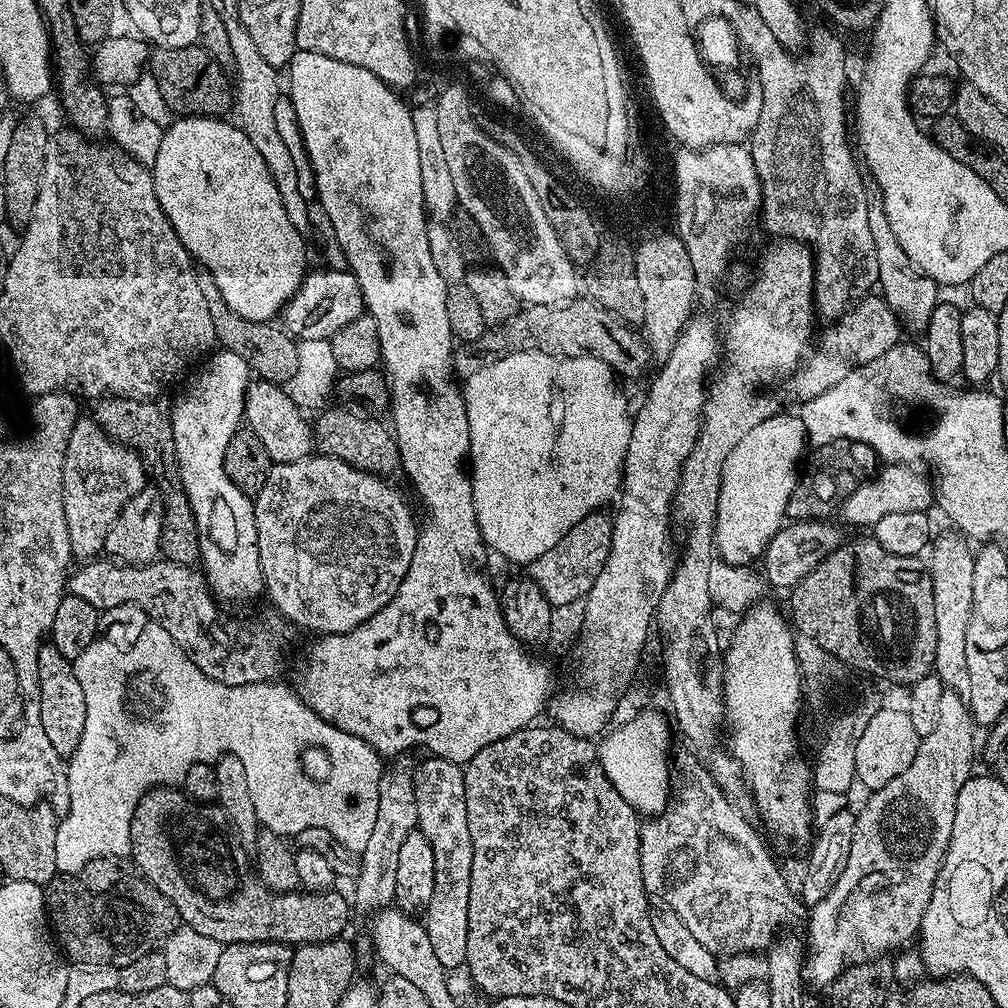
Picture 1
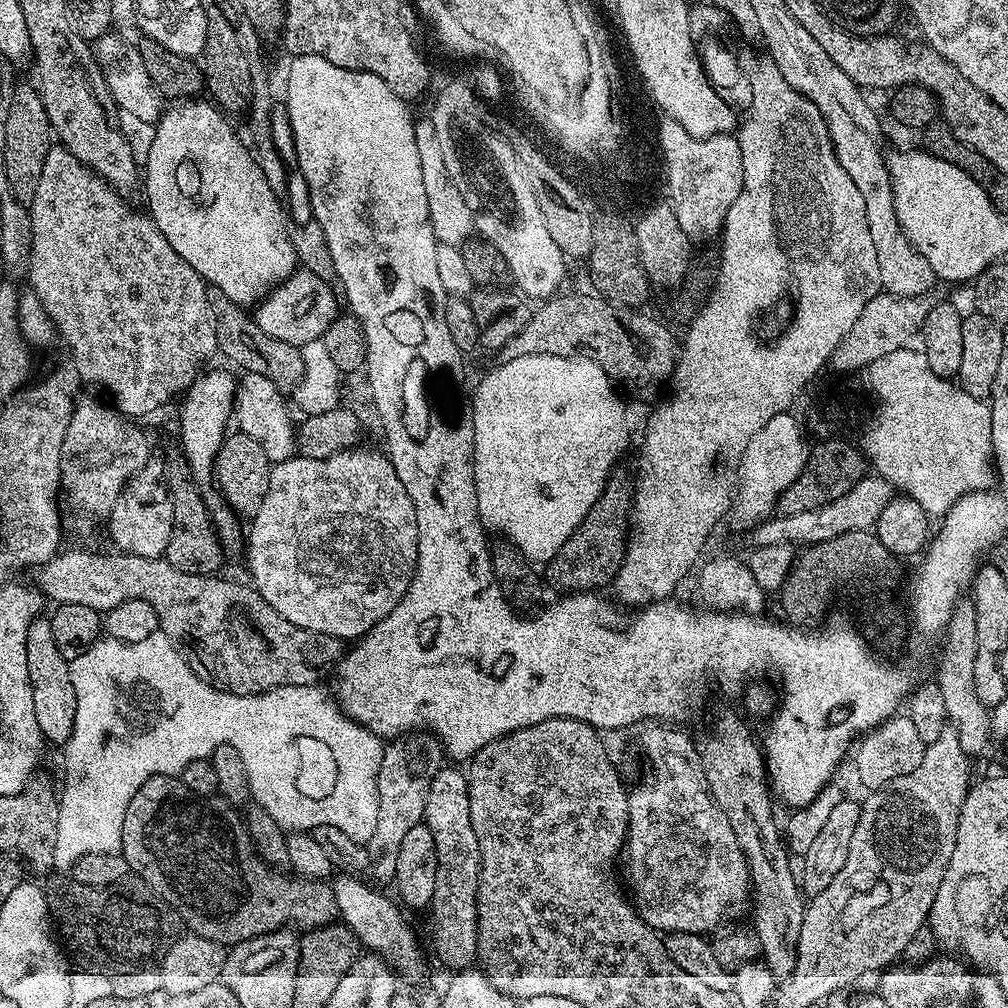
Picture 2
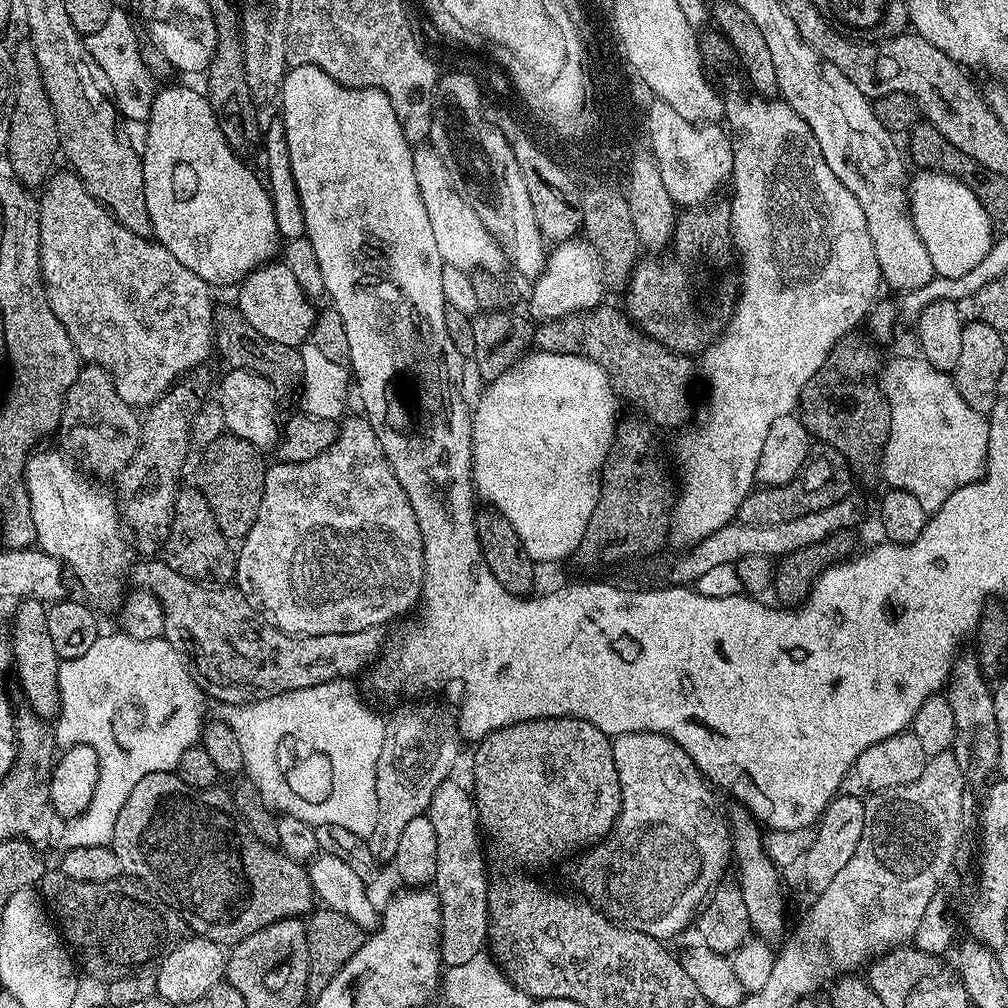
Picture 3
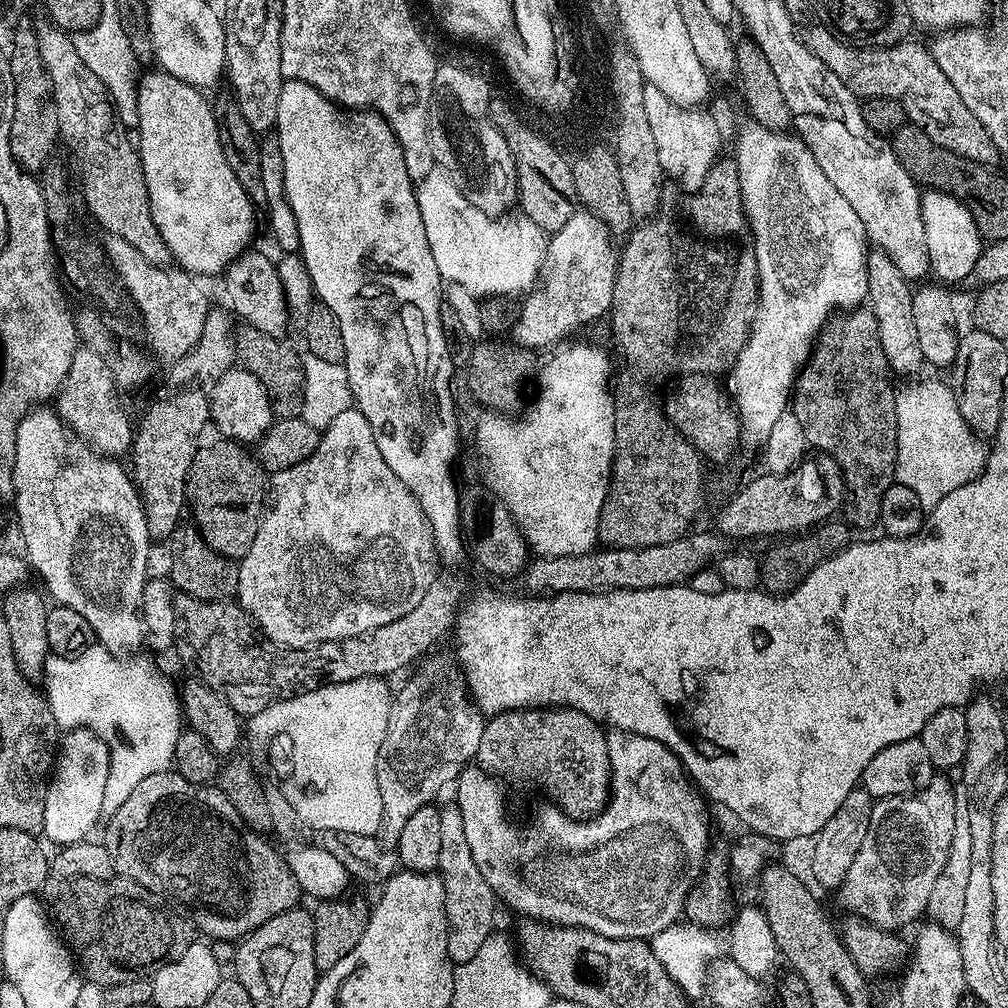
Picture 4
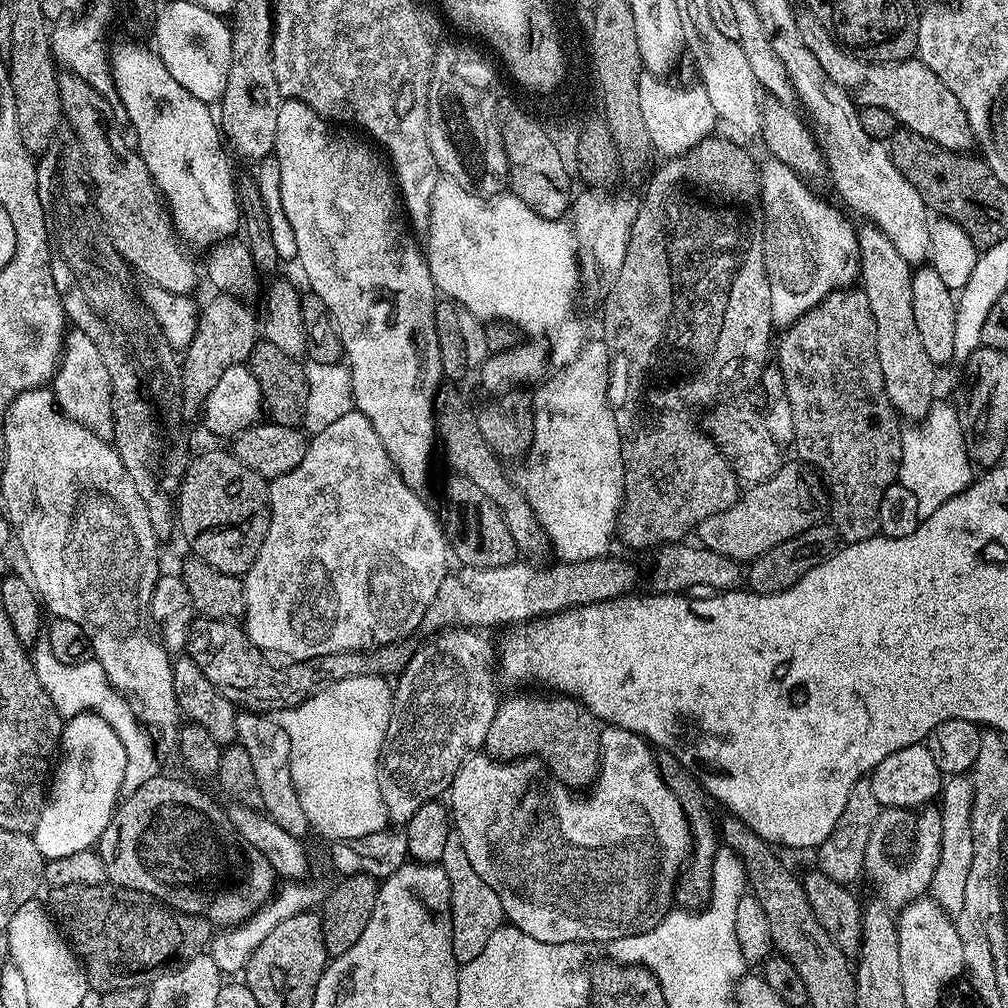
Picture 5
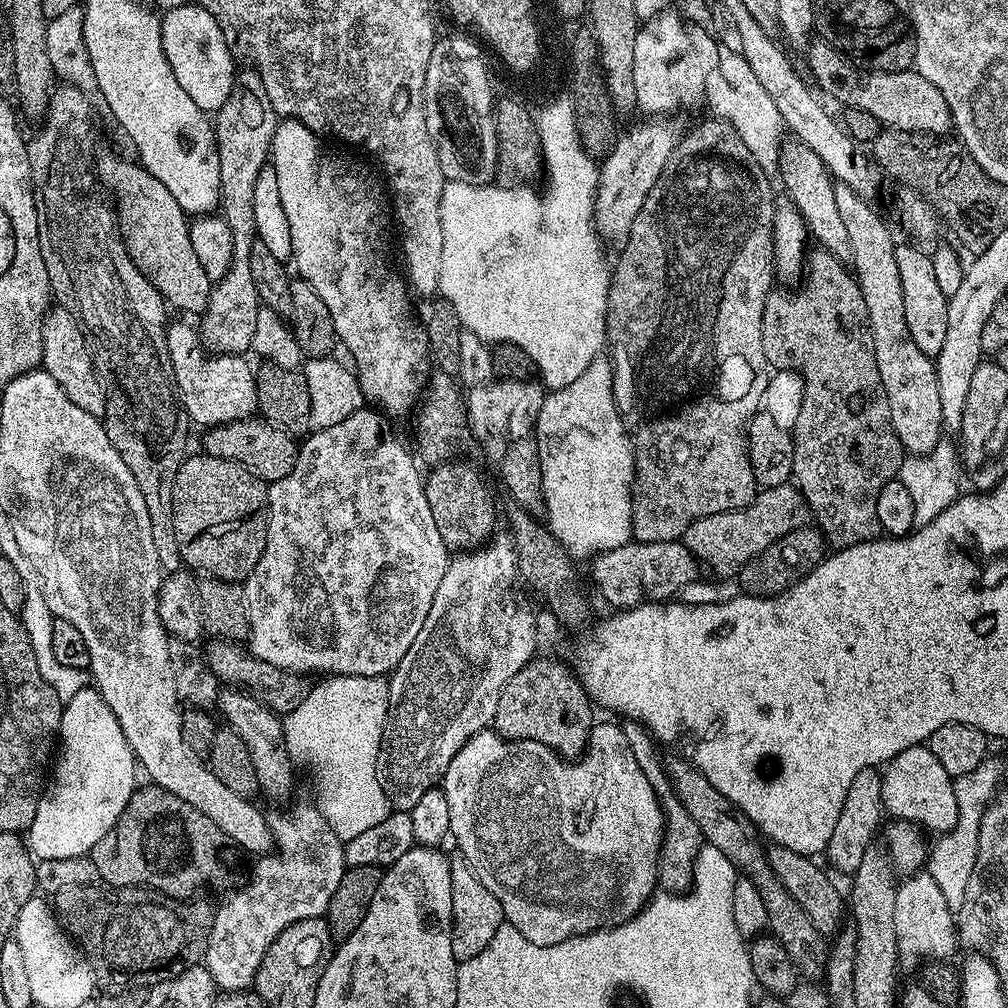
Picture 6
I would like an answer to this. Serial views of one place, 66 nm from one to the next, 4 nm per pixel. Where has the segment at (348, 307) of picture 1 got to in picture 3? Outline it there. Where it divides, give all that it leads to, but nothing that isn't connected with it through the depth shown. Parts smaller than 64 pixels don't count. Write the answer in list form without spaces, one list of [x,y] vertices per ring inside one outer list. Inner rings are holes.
[[[283,262],[261,264],[251,274],[245,276],[238,285],[235,307],[262,334],[262,338],[270,338],[270,342],[282,342],[282,346],[300,348],[312,335],[312,327],[318,315],[317,309],[312,309],[309,293],[290,274]]]

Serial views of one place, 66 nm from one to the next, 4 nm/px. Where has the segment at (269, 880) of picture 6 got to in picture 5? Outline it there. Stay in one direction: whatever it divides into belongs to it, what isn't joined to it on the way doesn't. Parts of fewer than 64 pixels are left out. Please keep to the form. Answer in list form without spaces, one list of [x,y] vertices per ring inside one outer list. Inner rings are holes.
[[[281,883],[272,899],[267,900],[247,920],[242,921],[241,924],[225,927],[211,937],[210,955],[214,958],[214,962],[221,974],[228,974],[228,972],[243,973],[244,967],[248,964],[250,954],[254,954],[254,950],[258,950],[258,946],[262,944],[262,938],[266,938],[266,934],[270,934],[270,930],[274,930],[274,926],[278,926],[278,922],[286,922],[286,918],[294,918],[294,914],[313,911],[321,903],[322,892],[319,892],[314,885],[306,883]]]

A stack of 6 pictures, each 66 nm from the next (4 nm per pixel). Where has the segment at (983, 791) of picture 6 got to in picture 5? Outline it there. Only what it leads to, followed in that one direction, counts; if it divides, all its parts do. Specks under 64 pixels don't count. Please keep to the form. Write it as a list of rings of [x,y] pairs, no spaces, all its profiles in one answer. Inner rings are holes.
[[[971,775],[950,776],[943,781],[938,797],[940,821],[942,822],[942,850],[931,879],[930,894],[949,915],[962,910],[963,891],[970,872],[972,839],[970,838],[970,806],[972,805]]]

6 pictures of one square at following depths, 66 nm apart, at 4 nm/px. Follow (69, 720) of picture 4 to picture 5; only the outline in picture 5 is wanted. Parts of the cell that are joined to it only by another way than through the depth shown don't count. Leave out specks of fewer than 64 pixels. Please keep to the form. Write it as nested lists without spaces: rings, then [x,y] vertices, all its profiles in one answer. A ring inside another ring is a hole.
[[[44,638],[37,640],[34,645],[34,659],[38,682],[42,682],[46,694],[50,694],[61,717],[77,716],[79,712],[97,712],[112,727],[114,734],[118,734],[126,750],[126,774],[122,778],[121,793],[127,794],[138,790],[142,782],[157,776],[161,768],[159,762],[156,761],[156,752],[152,749],[153,737],[149,729],[142,723],[129,700],[113,688],[97,660],[85,658],[78,664],[58,662],[58,658],[54,658],[54,650],[50,650],[48,641]]]

